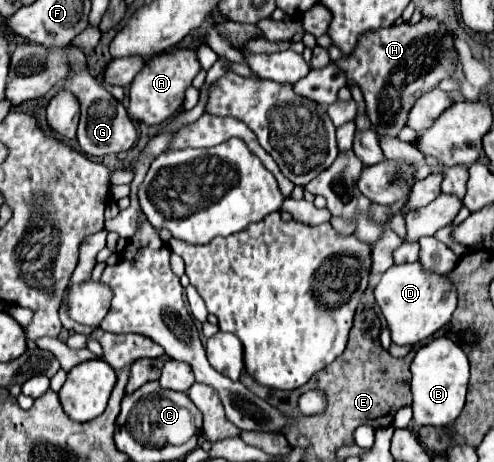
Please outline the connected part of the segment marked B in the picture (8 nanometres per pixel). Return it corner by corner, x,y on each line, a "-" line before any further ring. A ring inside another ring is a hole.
439,336
421,346
411,362
411,392
413,392
413,422
421,426
443,428
455,422
465,404
469,360
465,352
447,336

